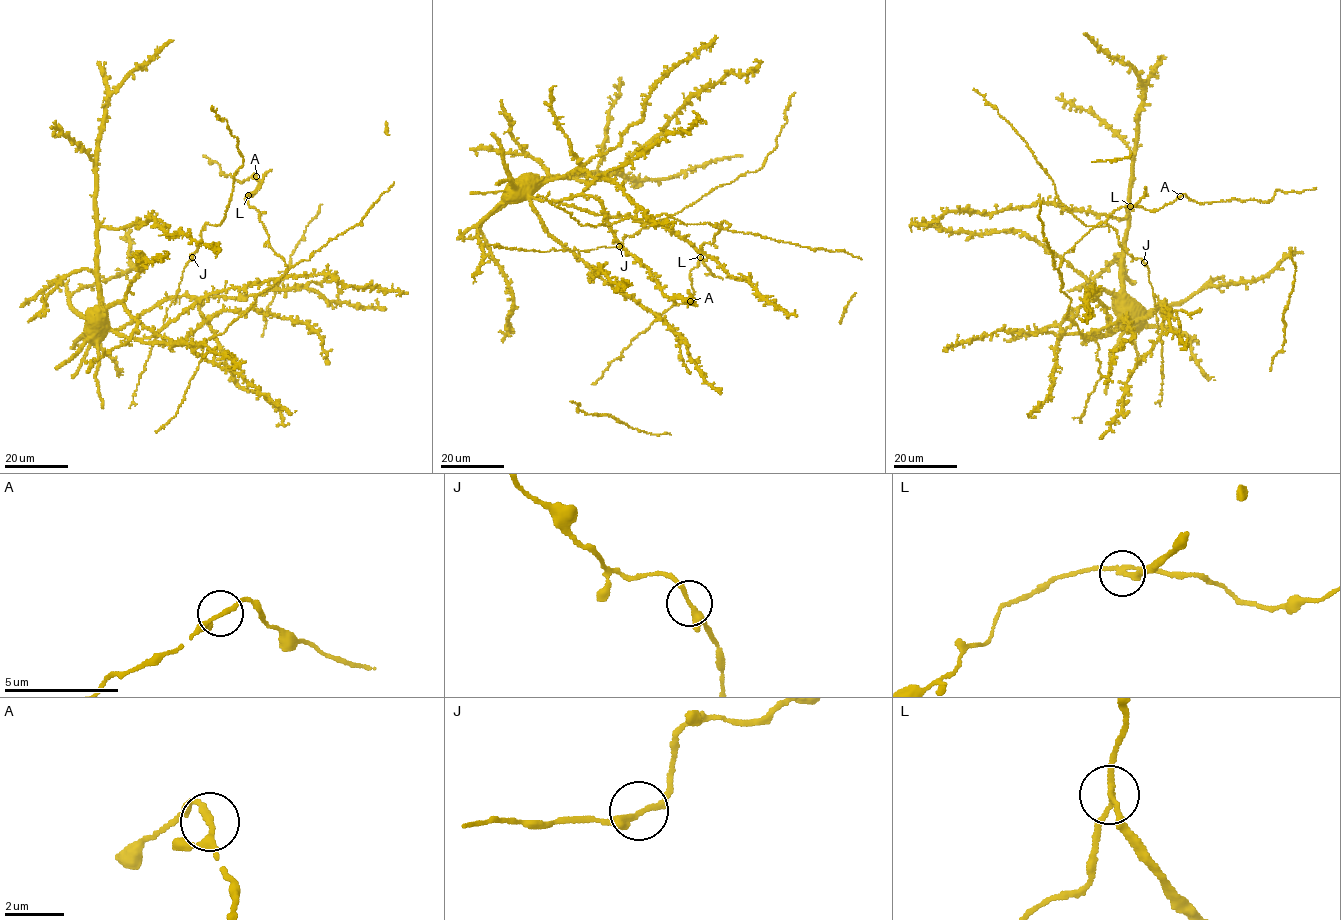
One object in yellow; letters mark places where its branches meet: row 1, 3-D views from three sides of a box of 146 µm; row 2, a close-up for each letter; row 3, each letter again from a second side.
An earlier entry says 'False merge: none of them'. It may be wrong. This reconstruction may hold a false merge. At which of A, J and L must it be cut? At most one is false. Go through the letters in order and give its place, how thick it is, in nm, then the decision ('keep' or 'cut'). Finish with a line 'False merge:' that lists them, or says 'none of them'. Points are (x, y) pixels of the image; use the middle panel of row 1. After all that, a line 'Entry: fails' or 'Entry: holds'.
A: (690, 301) | 160 nm | keep
J: (619, 246) | 200 nm | keep
L: (700, 257) | 160 nm | cut
False merge: L
Entry: fails

